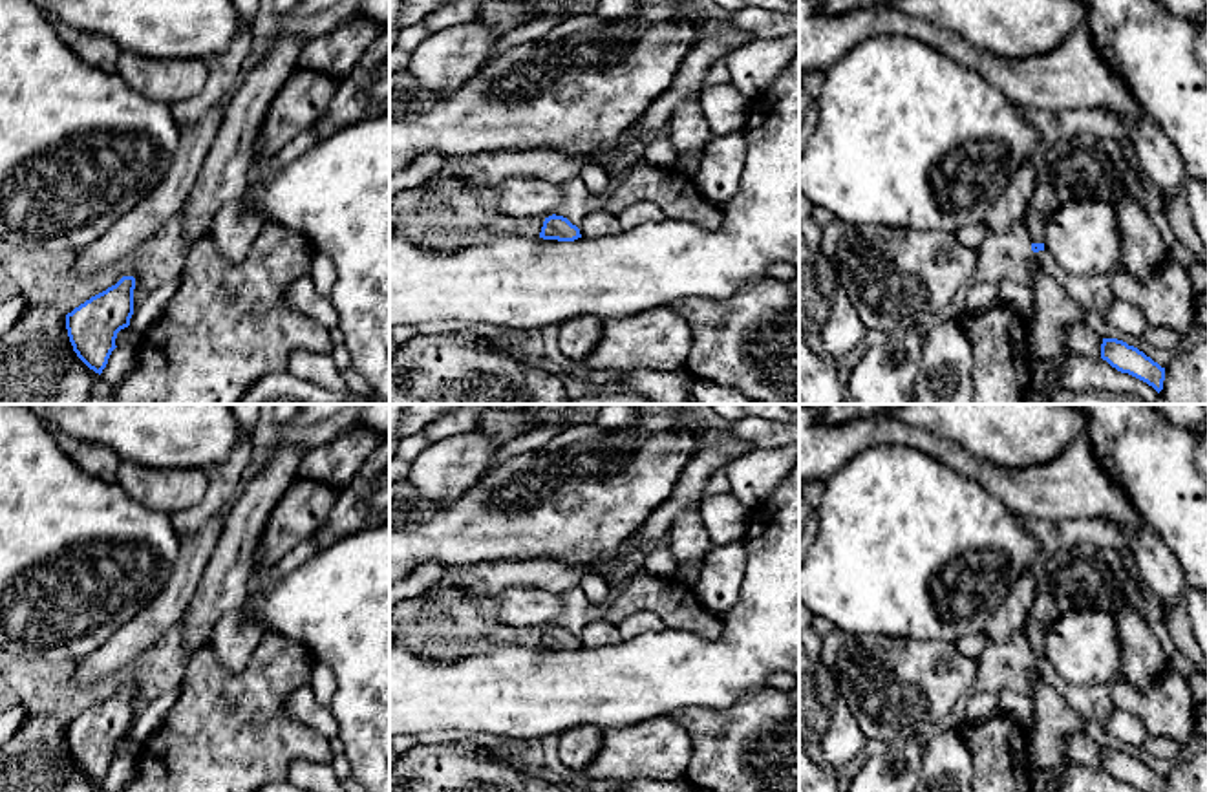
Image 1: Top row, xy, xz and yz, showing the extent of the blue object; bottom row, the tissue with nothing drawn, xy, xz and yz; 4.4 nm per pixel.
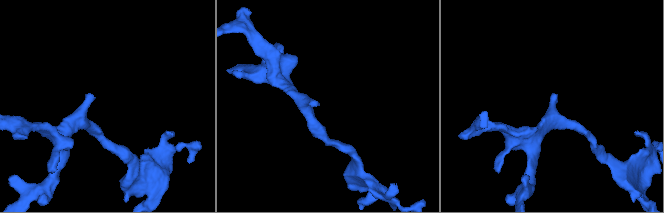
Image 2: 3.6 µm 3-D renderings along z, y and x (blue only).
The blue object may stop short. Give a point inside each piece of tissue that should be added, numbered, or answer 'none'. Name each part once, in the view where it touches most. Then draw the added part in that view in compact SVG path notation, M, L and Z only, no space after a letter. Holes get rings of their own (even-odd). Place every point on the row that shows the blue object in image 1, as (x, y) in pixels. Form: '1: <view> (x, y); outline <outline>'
1: yz (1085, 160); outline M1079 135L1042 144L1033 159L1037 187L1026 209L1024 227L1031 243L1044 241L1050 216L1070 198L1072 185L1097 187L1095 198L1117 207L1136 181L1121 146L1112 139Z

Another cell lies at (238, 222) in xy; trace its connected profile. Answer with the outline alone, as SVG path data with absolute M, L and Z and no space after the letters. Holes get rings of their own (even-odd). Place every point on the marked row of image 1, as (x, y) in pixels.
M243 194L219 209L210 236L229 260L241 262L263 225L263 214Z

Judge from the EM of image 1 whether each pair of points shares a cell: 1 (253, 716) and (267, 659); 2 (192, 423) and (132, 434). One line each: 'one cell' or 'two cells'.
1: one cell
2: one cell

